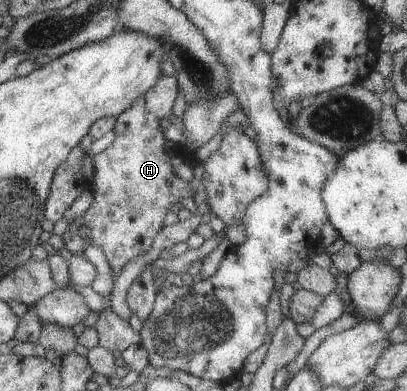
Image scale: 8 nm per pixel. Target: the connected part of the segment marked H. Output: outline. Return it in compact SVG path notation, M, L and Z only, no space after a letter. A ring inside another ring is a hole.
M161 74L155 86L116 118L115 140L108 148L92 156L94 201L83 215L70 223L61 236L64 248L73 255L82 255L90 244L101 247L114 279L130 260L151 248L173 204L189 197L198 200L189 183L174 172L171 157L164 148L166 139L161 120L179 111L179 92L178 80ZM81 226L89 226L89 239L79 237Z

